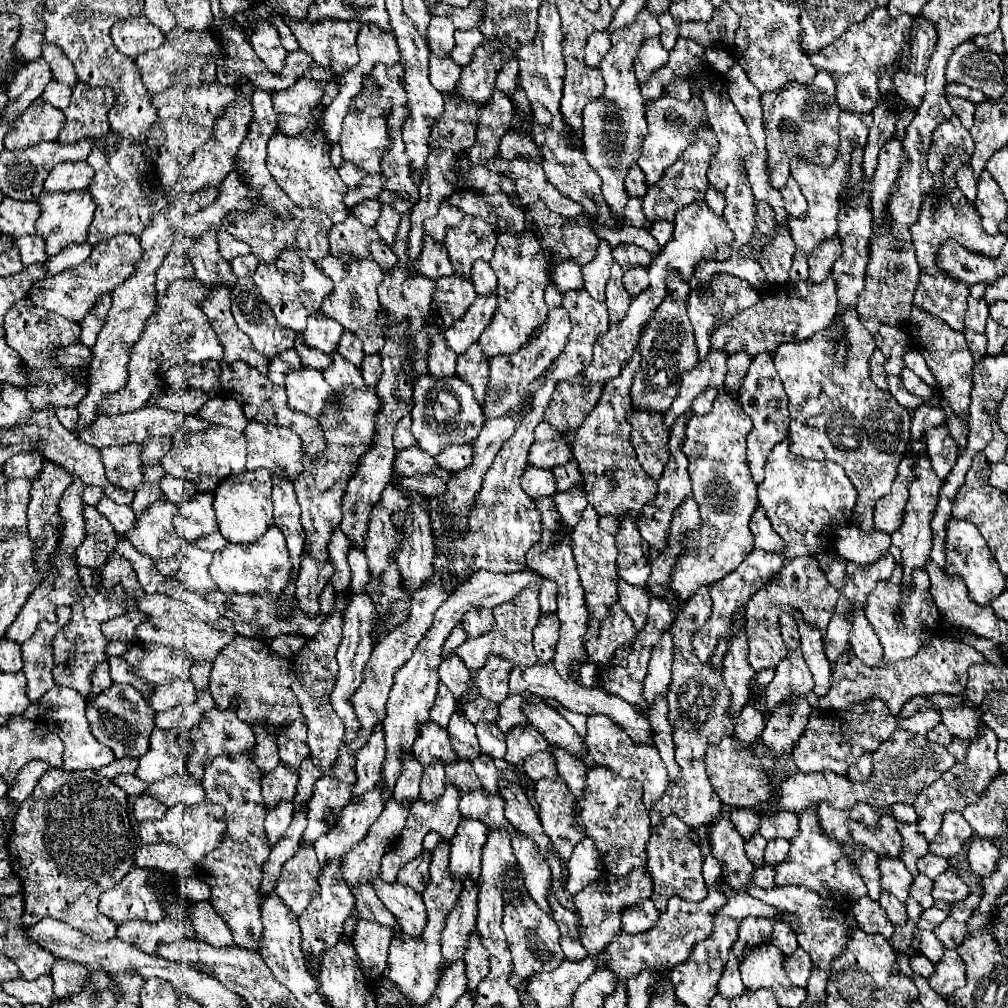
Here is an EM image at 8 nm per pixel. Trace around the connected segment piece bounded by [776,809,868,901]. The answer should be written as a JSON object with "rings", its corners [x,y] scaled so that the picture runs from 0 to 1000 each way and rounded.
{"rings":[[[802,803],[802,807],[792,807],[794,811],[794,826],[786,830],[782,854],[776,854],[770,860],[770,878],[798,878],[810,884],[815,890],[839,890],[841,894],[849,894],[857,890],[861,880],[847,856],[847,850],[839,846],[839,838],[831,832],[819,828],[810,811],[810,803]]]}

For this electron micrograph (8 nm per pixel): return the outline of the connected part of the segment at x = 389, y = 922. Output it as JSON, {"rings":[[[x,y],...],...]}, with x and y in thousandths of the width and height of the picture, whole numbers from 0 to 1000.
{"rings":[[[355,878],[353,882],[349,882],[349,888],[353,890],[353,906],[359,912],[365,912],[383,920],[391,920],[393,924],[397,924],[397,918],[393,918],[393,912],[389,910],[389,906],[385,906],[385,902],[377,898],[377,892],[373,890],[373,884],[369,882],[369,878]]]}

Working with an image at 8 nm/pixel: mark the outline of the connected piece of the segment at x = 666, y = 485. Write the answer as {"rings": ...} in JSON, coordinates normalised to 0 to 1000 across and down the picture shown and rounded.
{"rings":[[[683,408],[683,410],[679,410],[679,414],[671,416],[667,426],[665,426],[665,436],[663,436],[665,455],[659,461],[659,469],[657,469],[657,473],[653,477],[653,491],[651,491],[649,497],[645,497],[643,505],[639,505],[639,513],[635,513],[635,531],[645,541],[649,541],[651,545],[659,545],[659,535],[663,531],[663,523],[665,523],[665,517],[667,517],[667,507],[671,503],[675,503],[675,499],[683,491],[687,491],[687,479],[685,479],[685,471],[683,471],[683,455],[681,455],[681,451],[675,445],[675,441],[679,438],[679,426],[681,426],[683,414],[687,414],[687,408]]]}

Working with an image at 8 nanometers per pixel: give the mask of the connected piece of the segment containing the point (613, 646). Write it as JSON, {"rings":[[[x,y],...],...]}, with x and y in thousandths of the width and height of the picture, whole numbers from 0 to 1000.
{"rings":[[[615,598],[607,600],[607,608],[603,610],[605,614],[595,620],[595,630],[581,640],[583,652],[593,660],[593,664],[599,664],[607,656],[615,640],[625,638],[631,632],[631,624],[627,624],[627,616],[623,616],[623,608],[615,604]]]}

